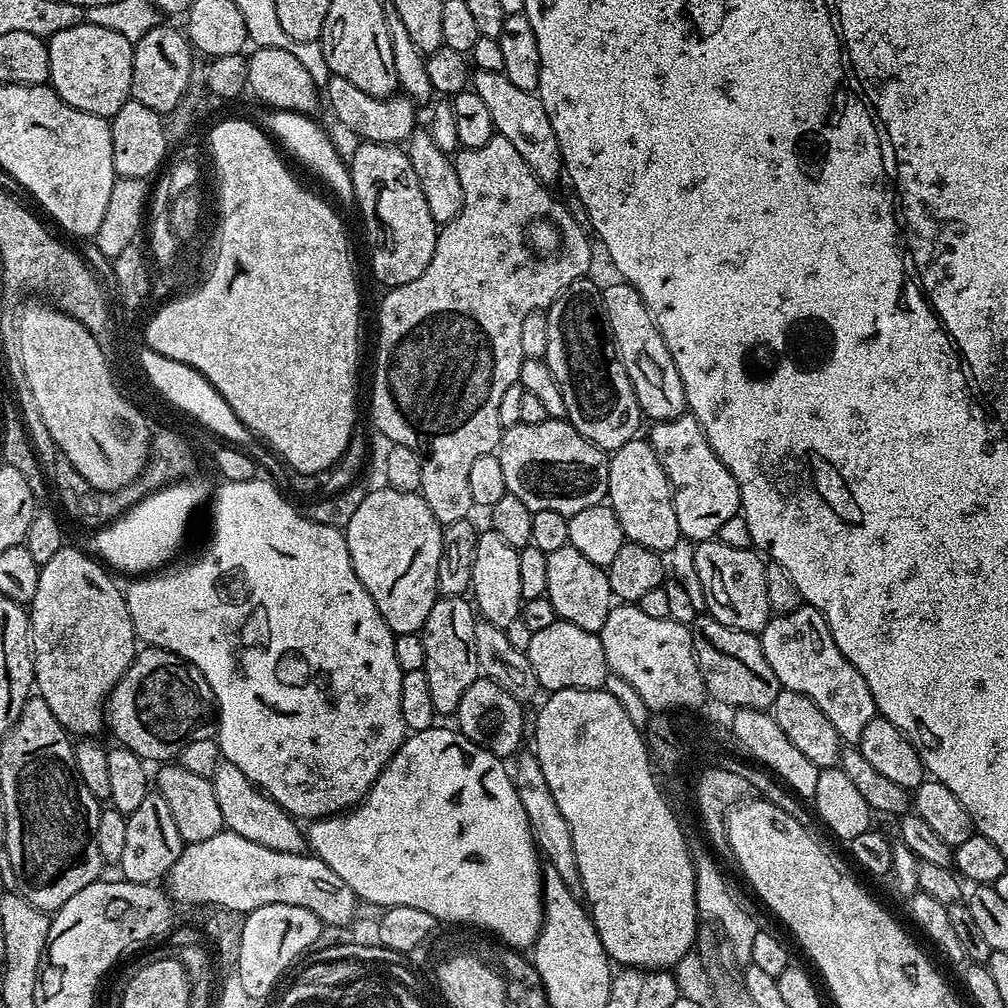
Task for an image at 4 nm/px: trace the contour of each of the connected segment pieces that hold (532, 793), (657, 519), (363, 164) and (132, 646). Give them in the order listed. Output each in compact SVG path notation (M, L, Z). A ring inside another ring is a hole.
M534 754L523 756L515 761L517 764L516 772L514 768L514 779L518 798L522 798L522 810L526 810L526 818L532 827L537 849L542 853L543 859L554 870L558 870L558 874L562 874L562 882L566 882L566 886L570 886L572 892L579 893L581 887L578 858L574 858L574 838L570 834L570 822L562 818L562 810L558 810L558 802L554 802L554 794L550 794L550 786L546 786L546 778L542 775L542 766L538 758Z
M647 439L631 440L611 453L606 500L618 514L618 522L622 522L625 541L663 554L682 538L672 505L672 484Z
M360 142L357 145L352 158L350 157L354 204L355 207L360 207L364 232L372 247L372 272L384 283L385 289L397 288L406 282L414 282L414 278L418 278L418 274L422 274L422 270L430 266L430 258L434 258L438 226L434 218L430 218L426 197L422 194L422 186L418 186L418 174L414 174L414 166L410 166L407 151L395 144Z
M60 548L58 554L54 554L54 558L40 569L38 590L30 605L32 674L35 691L44 699L46 706L50 706L59 724L73 737L96 738L100 728L102 732L106 724L104 711L108 695L136 658L138 637L128 613L125 593L116 589L103 563L76 548Z

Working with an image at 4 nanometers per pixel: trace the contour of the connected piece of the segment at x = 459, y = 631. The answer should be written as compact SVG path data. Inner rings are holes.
M440 596L434 602L424 623L422 629L426 646L424 673L430 682L430 698L434 701L434 710L441 717L451 717L456 713L462 702L462 694L466 694L466 690L470 690L470 686L475 680L481 679L482 673L478 666L478 645L474 642L474 626L477 619L478 613L475 607L464 596Z

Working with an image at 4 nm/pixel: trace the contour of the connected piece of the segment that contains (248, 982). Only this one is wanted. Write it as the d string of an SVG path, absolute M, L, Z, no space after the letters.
M267 904L258 910L247 913L242 920L242 938L240 953L234 961L235 975L240 977L246 994L256 1001L272 992L272 987L280 980L280 975L303 954L311 949L318 938L322 925L320 919L302 906L282 906Z

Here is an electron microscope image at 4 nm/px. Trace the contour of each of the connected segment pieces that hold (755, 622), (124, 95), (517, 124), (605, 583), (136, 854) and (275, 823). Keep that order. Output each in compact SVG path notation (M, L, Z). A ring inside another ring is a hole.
M718 539L701 540L694 547L694 570L702 581L702 594L706 598L707 615L722 626L734 626L734 630L763 632L770 619L766 598L766 564L752 548L726 546Z
M87 22L70 26L70 30L58 30L58 34L47 37L50 54L48 78L50 86L70 106L95 116L110 118L127 102L132 95L132 49L133 41L122 38L114 30L94 26Z
M476 68L471 73L470 84L486 102L490 114L494 118L494 126L497 133L506 138L506 142L514 145L514 150L526 158L526 166L530 166L532 173L546 186L552 186L556 179L561 179L564 172L564 160L560 156L560 143L554 134L554 126L550 126L550 118L542 106L539 95L536 92L518 90L510 78L506 78L503 72L494 70L482 70Z
M571 546L554 550L547 555L546 595L554 606L557 617L574 626L582 626L582 630L598 634L614 605L607 571L594 566L594 562L590 562L583 554L578 554L578 550L574 550Z
M152 790L127 817L126 847L122 849L122 858L118 865L119 875L135 884L156 884L167 877L169 870L178 862L184 849L184 839L174 826L174 817L170 815L170 805L159 792Z
M221 762L210 779L214 786L214 798L218 798L218 810L222 810L227 831L242 834L242 838L250 838L250 842L270 846L270 850L282 850L286 854L305 851L306 836L302 828L300 832L301 825L269 796L264 795L255 784L251 784L242 774L242 770L238 770L238 766Z

